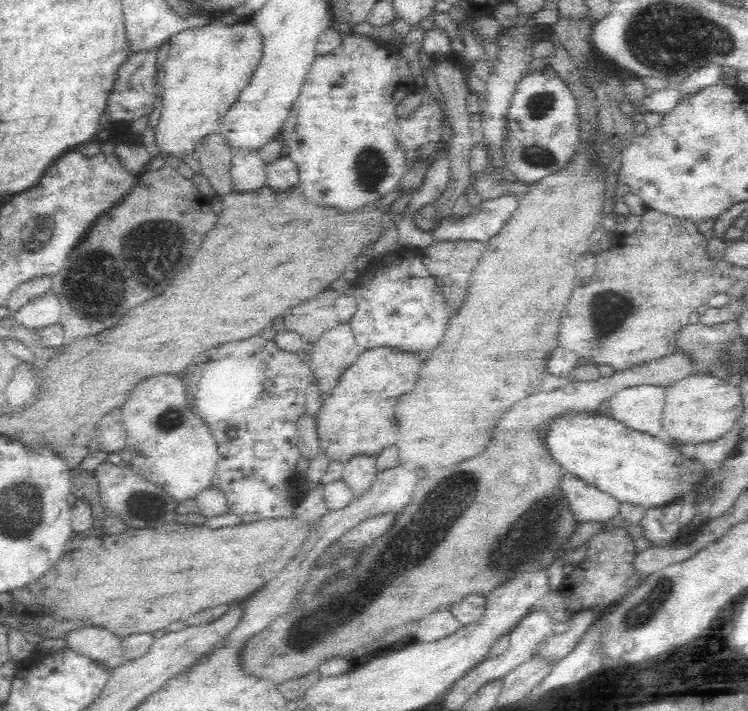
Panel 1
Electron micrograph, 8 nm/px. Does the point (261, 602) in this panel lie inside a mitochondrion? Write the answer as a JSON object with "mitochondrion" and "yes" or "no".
{"mitochondrion":"no"}

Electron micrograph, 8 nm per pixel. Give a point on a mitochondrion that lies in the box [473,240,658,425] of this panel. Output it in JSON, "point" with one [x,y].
{"point":[607,311]}

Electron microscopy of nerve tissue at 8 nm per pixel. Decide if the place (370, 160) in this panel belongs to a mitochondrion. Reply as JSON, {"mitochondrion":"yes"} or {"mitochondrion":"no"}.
{"mitochondrion":"yes"}

